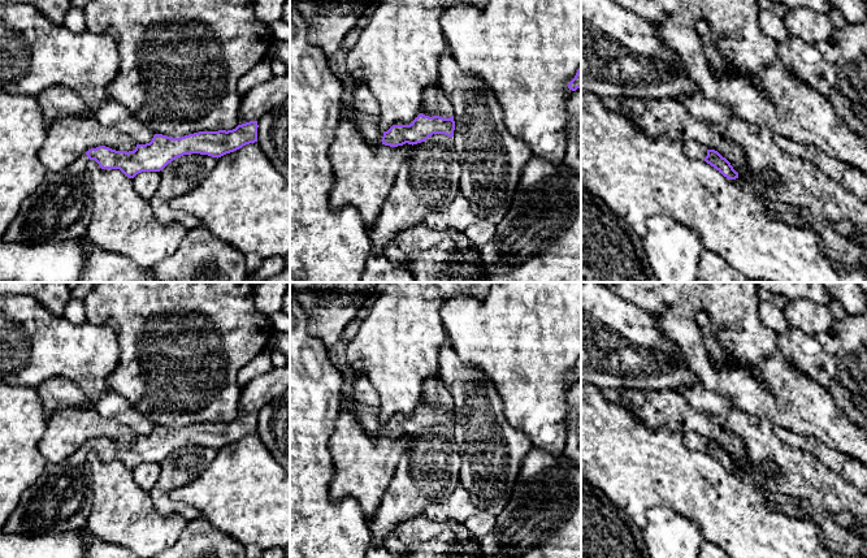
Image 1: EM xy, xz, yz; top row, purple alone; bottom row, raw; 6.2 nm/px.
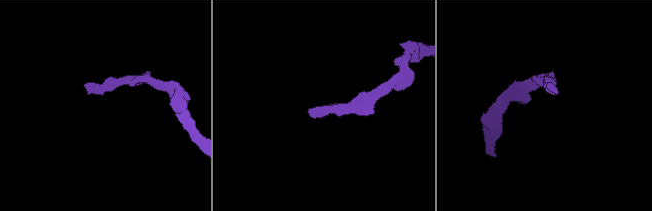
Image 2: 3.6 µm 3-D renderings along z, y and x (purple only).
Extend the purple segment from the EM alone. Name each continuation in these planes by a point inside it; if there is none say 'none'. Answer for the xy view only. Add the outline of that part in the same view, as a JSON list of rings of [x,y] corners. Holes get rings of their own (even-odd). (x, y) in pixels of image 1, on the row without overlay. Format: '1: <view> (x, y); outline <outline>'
1: xy (60, 500); outline [[[87,446],[68,459],[47,463],[40,477],[22,494],[3,531],[43,535],[86,528],[92,510],[92,479]]]

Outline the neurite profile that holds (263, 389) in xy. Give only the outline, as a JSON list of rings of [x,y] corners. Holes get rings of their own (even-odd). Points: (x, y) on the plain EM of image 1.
[[[290,364],[273,367],[268,373],[253,379],[242,390],[239,397],[239,416],[257,412],[290,386]]]

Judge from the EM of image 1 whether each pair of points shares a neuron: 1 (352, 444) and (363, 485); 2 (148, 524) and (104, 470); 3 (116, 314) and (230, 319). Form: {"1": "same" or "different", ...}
{"1": "same", "2": "same", "3": "same"}

